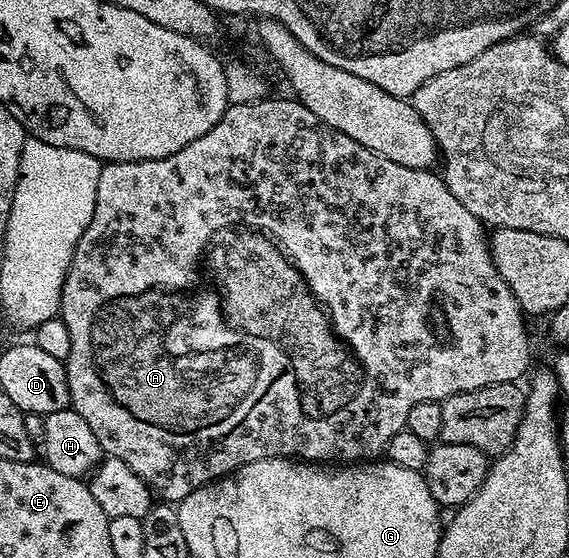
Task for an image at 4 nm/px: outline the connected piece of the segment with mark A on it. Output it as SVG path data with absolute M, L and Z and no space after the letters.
M266 96L260 102L230 104L223 112L219 124L211 128L211 132L203 132L199 140L191 140L187 148L179 148L179 152L166 158L104 163L99 172L99 192L95 192L95 212L91 216L91 224L87 224L83 236L79 236L79 244L75 248L69 271L63 280L59 316L63 324L67 324L67 332L71 334L70 352L63 359L71 409L79 412L83 420L87 420L91 432L95 432L95 440L99 440L102 451L108 457L123 460L123 464L127 464L131 472L139 475L158 499L169 504L182 502L184 498L191 496L191 492L206 486L208 482L215 482L241 466L264 458L296 458L318 464L360 464L366 460L376 459L384 455L385 445L389 443L391 436L405 429L407 412L411 412L415 404L442 403L445 399L463 392L482 390L504 382L520 383L521 377L526 373L525 378L531 370L531 367L529 368L529 330L525 327L527 318L519 300L515 298L511 288L504 282L503 276L496 270L486 223L471 216L471 212L467 212L467 208L463 208L463 204L459 204L459 200L451 196L445 179L440 173L433 170L403 168L403 164L395 164L395 160L387 160L363 148L363 144L355 144L351 136L343 136L343 132L323 124L323 120L315 116L315 112L308 110L292 96L286 96L286 98Z

